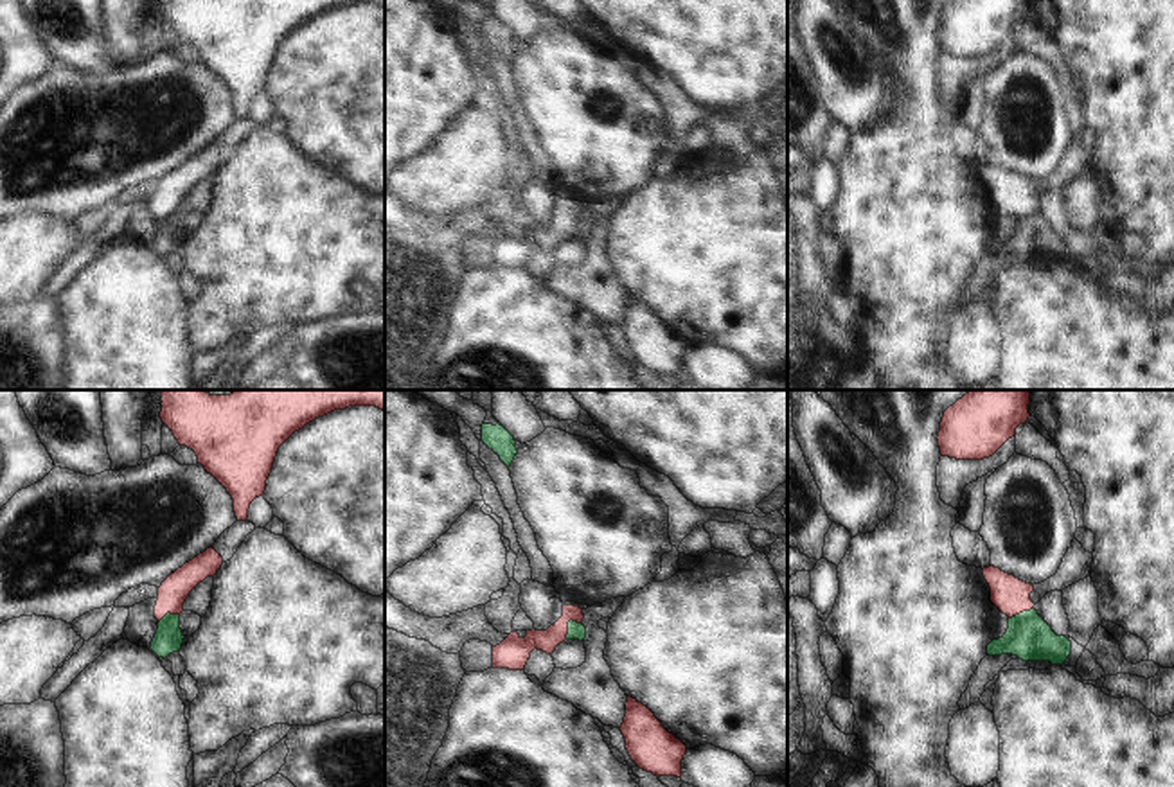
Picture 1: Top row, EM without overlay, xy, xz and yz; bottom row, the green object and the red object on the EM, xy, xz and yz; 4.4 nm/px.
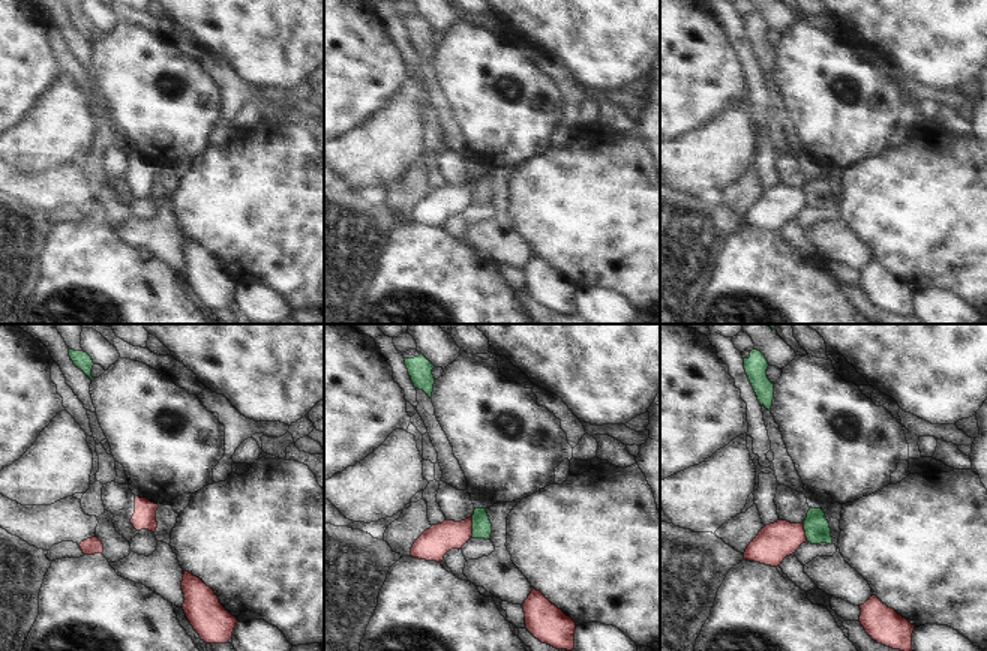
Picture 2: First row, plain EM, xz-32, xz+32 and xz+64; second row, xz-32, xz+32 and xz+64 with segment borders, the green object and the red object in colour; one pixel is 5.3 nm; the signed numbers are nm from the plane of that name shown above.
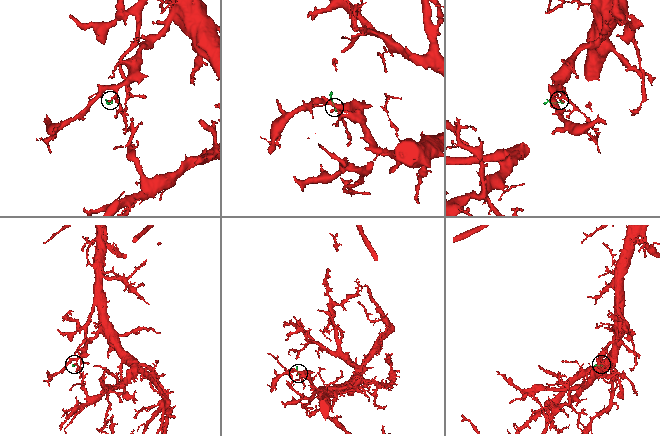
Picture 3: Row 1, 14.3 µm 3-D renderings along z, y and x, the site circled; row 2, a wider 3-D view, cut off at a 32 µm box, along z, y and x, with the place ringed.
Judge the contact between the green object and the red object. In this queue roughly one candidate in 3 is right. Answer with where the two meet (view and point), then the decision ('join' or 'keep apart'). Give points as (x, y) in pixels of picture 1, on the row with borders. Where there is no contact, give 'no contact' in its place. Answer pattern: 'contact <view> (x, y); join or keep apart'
contact xz (569, 624); keep apart

